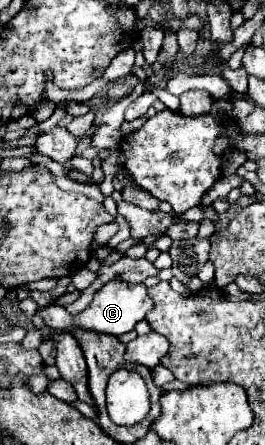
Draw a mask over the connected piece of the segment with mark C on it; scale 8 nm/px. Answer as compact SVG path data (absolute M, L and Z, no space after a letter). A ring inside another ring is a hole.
M110 280L108 284L104 284L96 294L94 300L88 304L88 308L76 316L68 314L66 308L58 306L58 304L50 304L46 308L40 310L40 316L44 318L44 322L50 328L58 328L58 330L92 330L92 332L100 332L100 334L112 334L112 336L120 336L126 334L130 330L134 330L136 322L144 320L144 316L148 314L148 310L154 306L154 302L150 300L146 286L144 284L128 284L122 280Z

